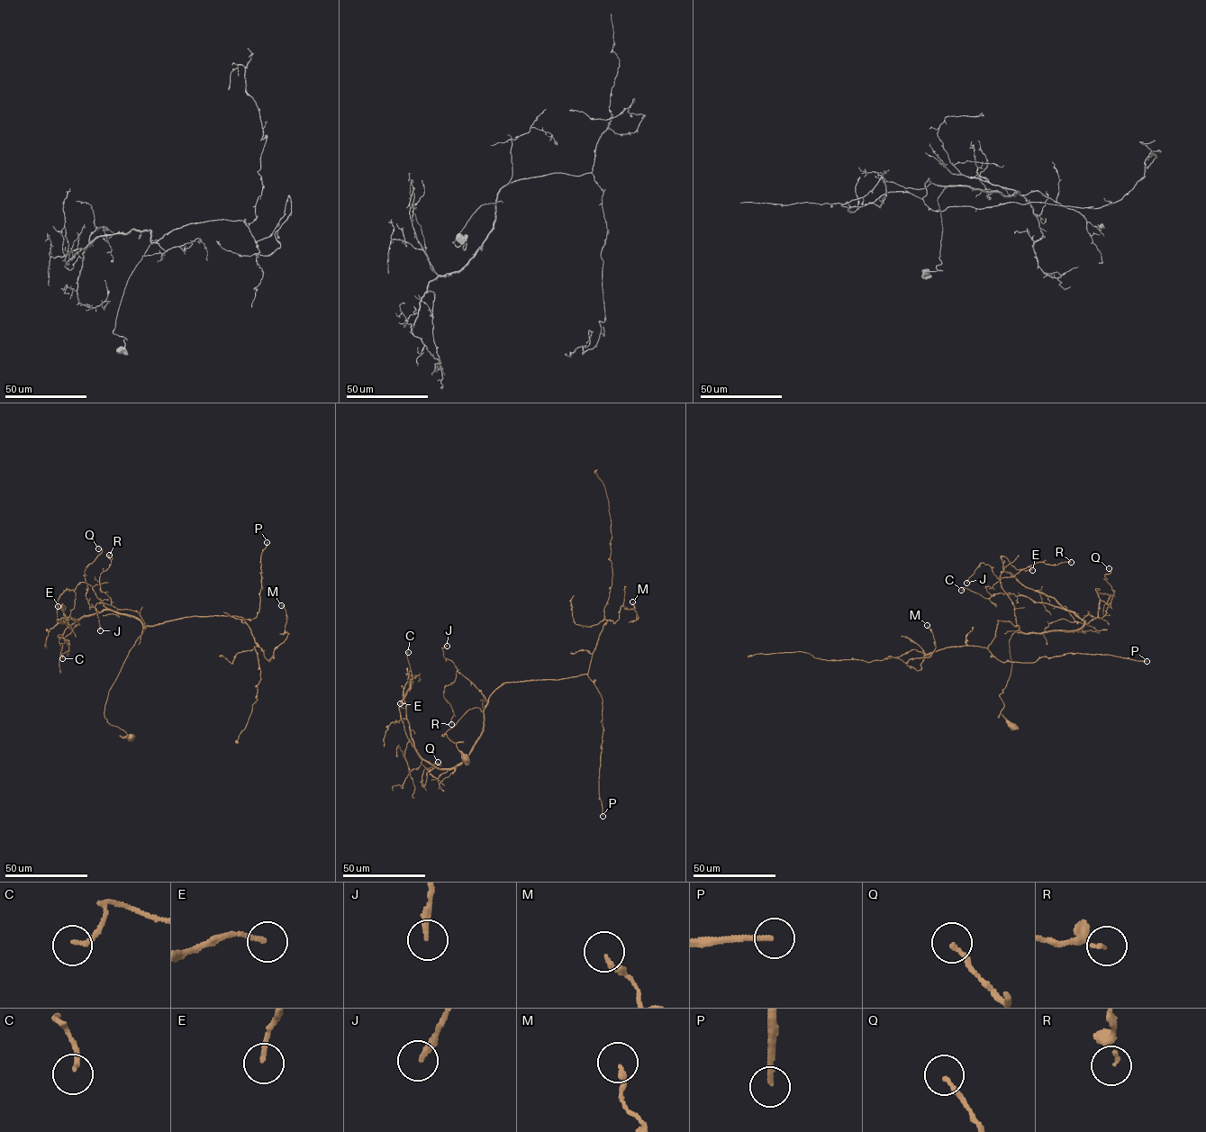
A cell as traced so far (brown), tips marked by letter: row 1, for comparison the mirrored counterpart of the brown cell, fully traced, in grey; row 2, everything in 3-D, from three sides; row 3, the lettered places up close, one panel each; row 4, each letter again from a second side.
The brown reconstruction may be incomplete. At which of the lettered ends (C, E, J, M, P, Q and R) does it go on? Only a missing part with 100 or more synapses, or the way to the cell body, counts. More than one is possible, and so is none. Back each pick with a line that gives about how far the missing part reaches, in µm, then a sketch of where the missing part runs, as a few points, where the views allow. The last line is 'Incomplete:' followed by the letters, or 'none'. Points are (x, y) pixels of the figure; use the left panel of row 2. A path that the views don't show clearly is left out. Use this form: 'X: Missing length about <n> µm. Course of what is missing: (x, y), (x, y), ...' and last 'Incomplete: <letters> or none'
P: Missing length about 90 µm. Course of what is missing: (267, 542), (267, 520), (261, 511), (260, 469), (244, 472), (246, 463)
Incomplete: P

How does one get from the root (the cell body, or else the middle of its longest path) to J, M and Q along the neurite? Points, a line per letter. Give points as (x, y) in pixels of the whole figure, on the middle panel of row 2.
J: (466, 758), (457, 746), (463, 741), (441, 736), (469, 709), (483, 711), (487, 702), (445, 657), (447, 646)
M: (466, 758), (441, 736), (466, 712), (504, 683), (586, 674), (603, 624), (621, 605), (638, 618), (632, 602)
Q: (466, 758), (463, 741), (441, 736), (476, 707), (484, 729), (474, 748), (427, 772), (422, 786), (438, 762)

